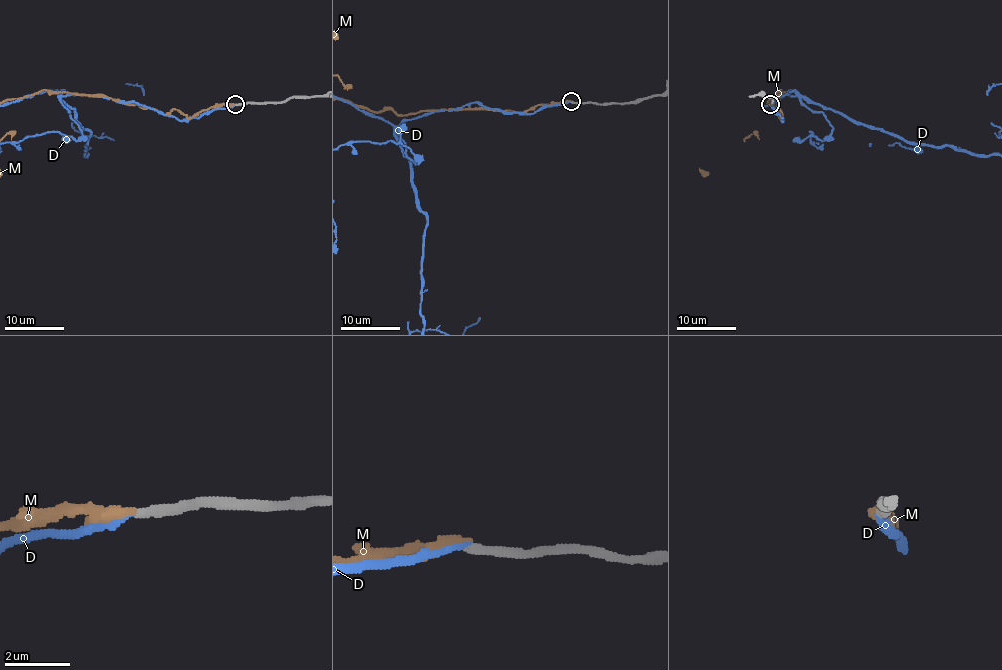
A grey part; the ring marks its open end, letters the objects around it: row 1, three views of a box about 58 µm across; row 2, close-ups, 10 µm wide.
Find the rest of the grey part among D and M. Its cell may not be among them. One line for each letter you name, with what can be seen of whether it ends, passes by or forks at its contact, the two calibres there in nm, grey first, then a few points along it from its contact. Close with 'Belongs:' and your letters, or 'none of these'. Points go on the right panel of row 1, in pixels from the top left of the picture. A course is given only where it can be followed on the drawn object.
D: it ends there; 260 nm thick on the grey side, 160 nm on the other
Belongs: D

